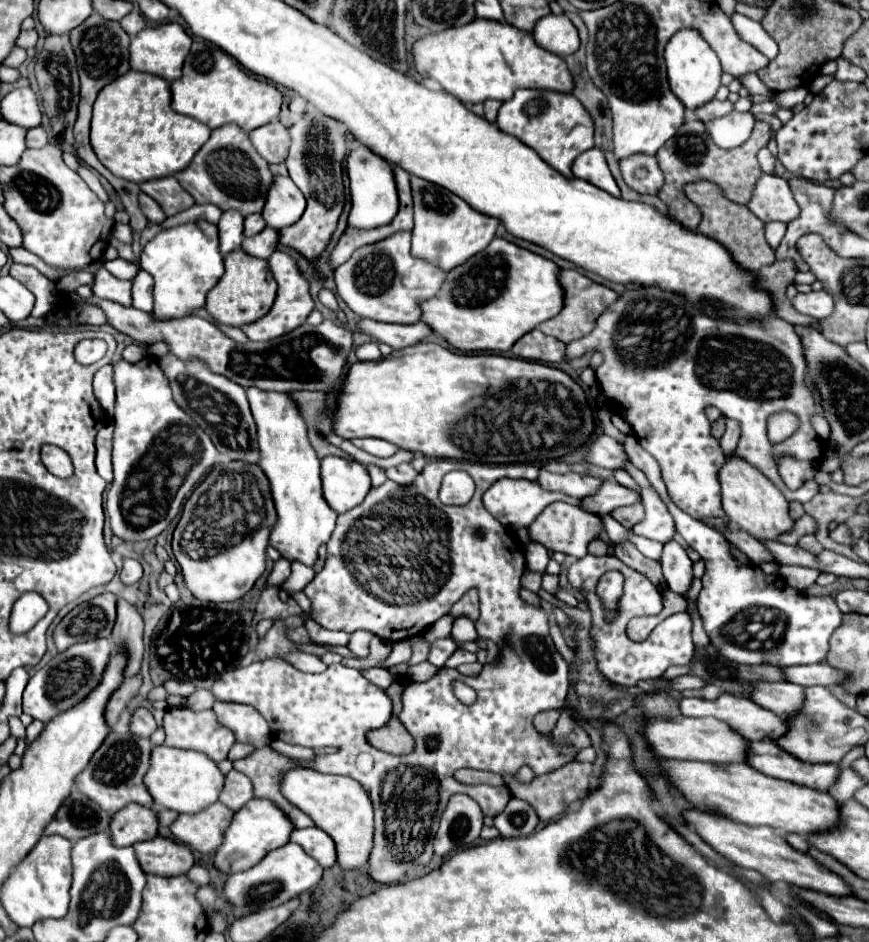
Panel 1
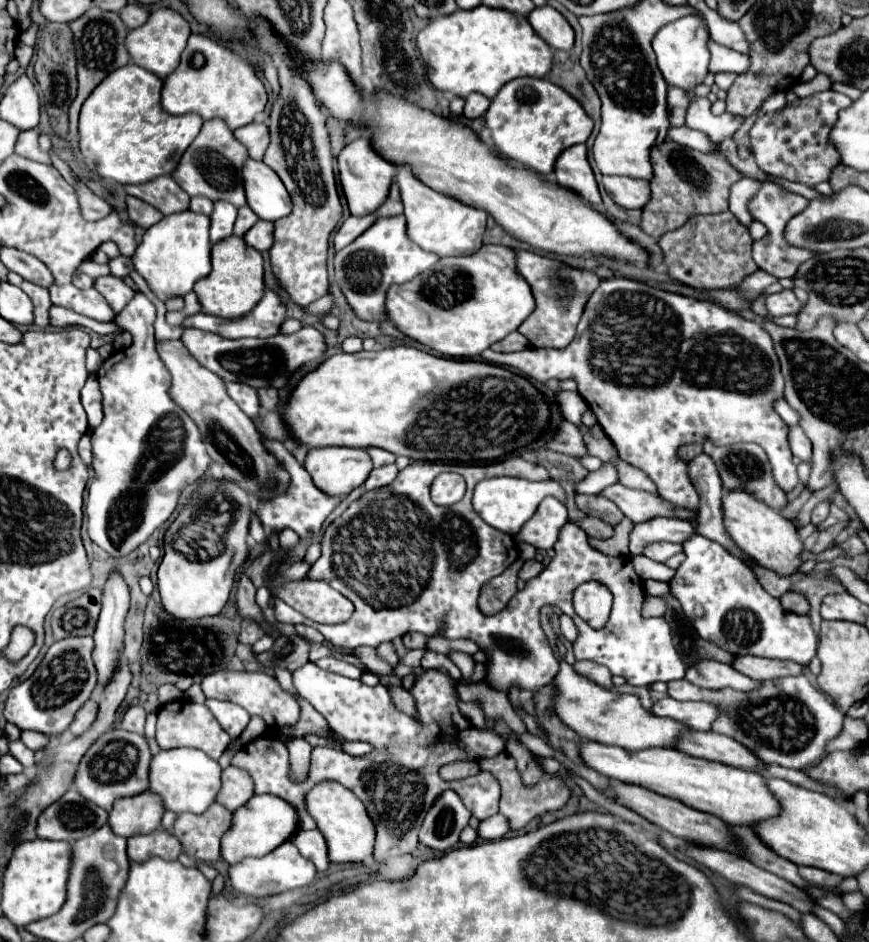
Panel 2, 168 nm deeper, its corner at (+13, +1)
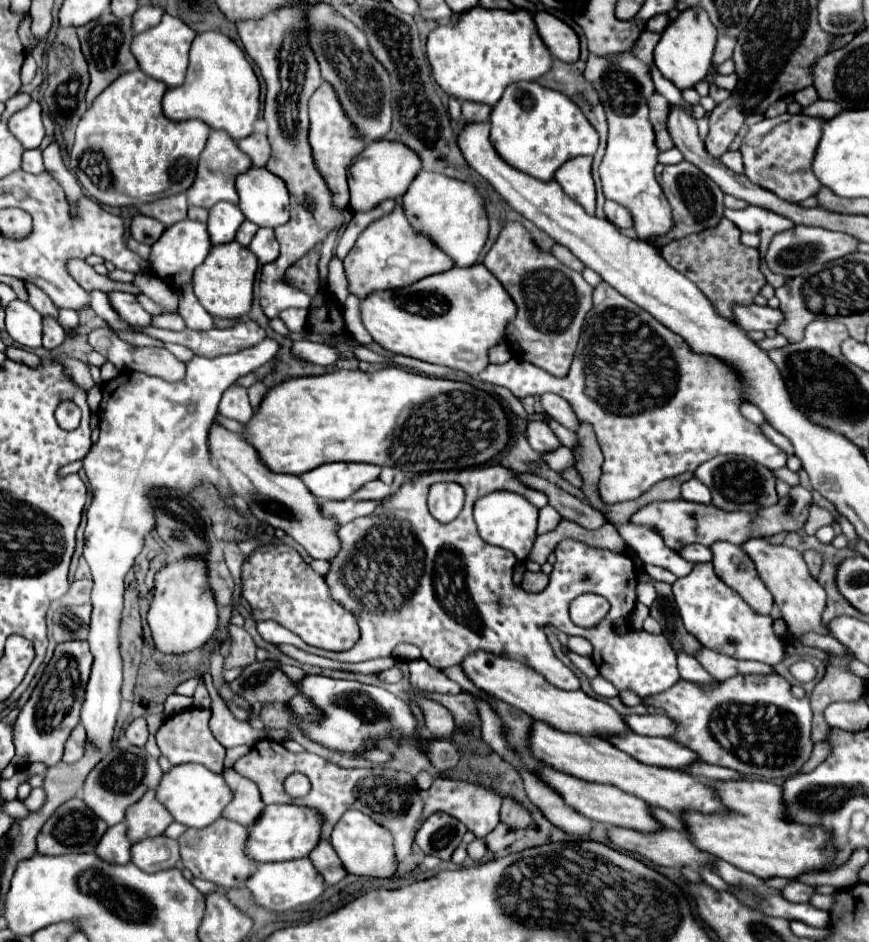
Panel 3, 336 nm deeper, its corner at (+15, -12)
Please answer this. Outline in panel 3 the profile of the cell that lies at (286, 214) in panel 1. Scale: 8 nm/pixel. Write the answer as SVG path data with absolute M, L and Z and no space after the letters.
M249 168L235 180L239 208L247 220L261 228L277 228L289 222L289 194L281 178L263 168Z

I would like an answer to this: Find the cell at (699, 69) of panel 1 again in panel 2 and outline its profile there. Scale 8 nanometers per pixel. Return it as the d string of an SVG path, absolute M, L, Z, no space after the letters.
M681 17L679 21L671 21L653 39L653 51L657 55L657 65L669 85L681 87L685 91L695 89L699 83L703 83L707 75L707 65L709 65L709 29L703 21L703 17Z

